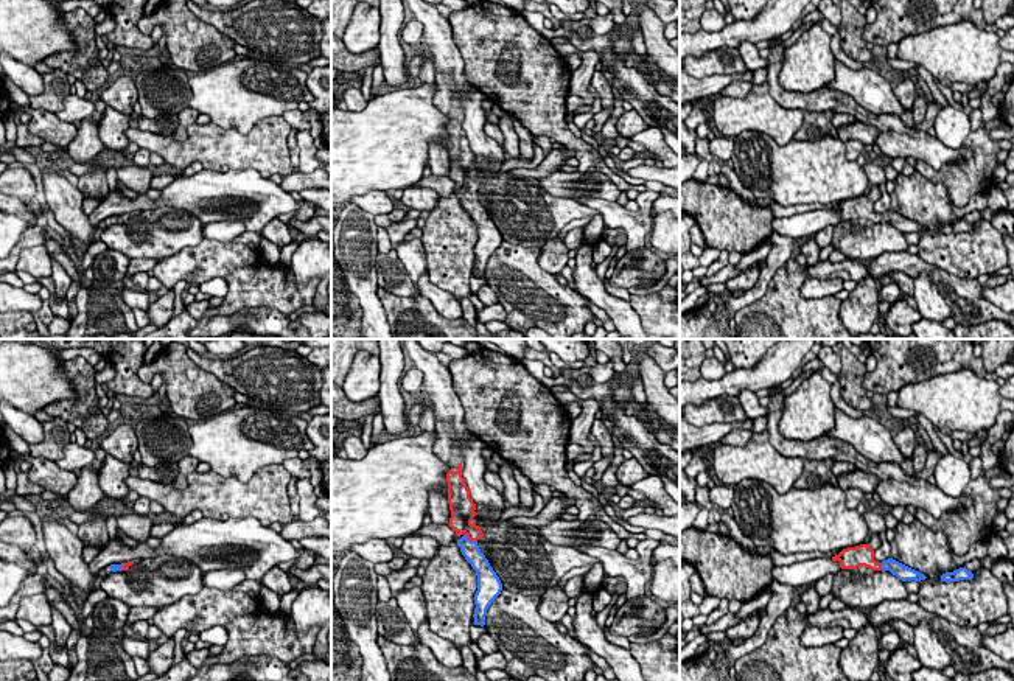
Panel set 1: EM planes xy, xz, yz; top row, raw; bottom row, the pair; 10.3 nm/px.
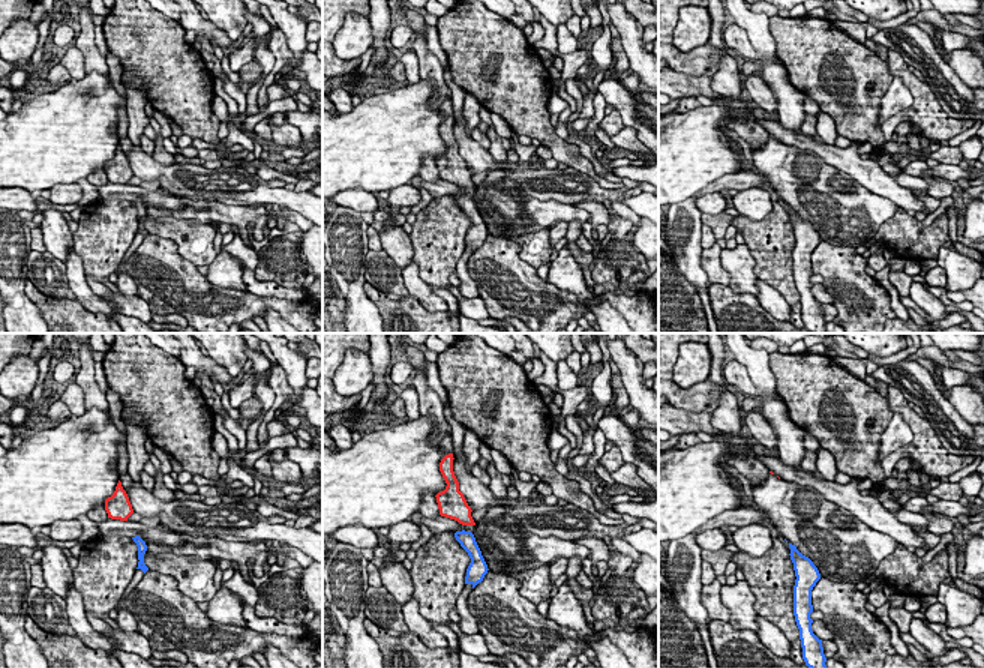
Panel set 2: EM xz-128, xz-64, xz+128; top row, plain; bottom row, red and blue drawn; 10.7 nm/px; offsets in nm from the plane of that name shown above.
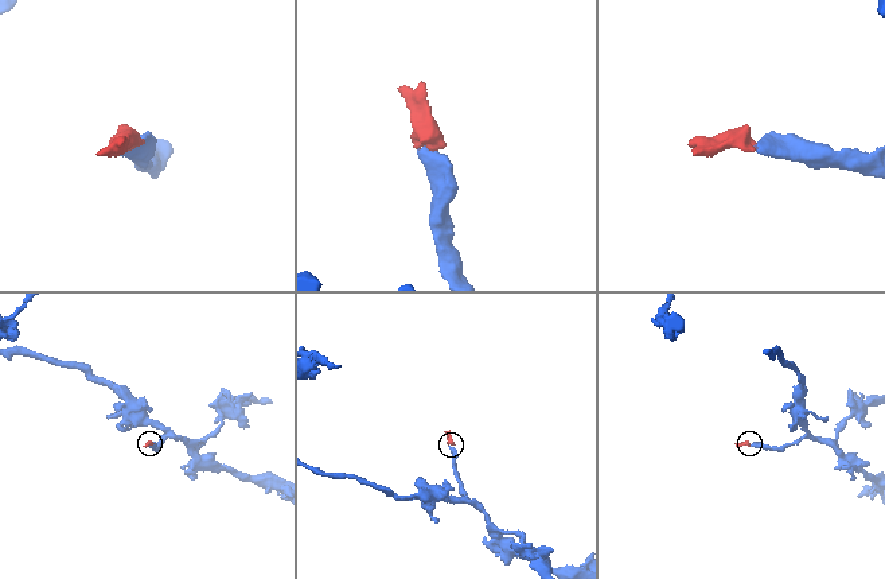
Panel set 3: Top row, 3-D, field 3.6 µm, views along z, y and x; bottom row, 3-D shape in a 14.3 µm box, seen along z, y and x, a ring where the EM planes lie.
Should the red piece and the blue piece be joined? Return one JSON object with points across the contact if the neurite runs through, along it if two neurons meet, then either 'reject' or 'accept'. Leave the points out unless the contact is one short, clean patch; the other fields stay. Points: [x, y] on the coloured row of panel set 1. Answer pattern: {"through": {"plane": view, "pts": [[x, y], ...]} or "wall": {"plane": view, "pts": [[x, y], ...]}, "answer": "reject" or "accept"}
{"through": {"plane": "xz", "pts": [[461, 518], [470, 530], [470, 538], [470, 549]]}, "answer": "accept"}

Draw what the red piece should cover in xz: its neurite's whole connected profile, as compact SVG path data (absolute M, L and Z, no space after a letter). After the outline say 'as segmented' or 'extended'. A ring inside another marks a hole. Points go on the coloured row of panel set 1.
M435 417L437 440L434 443L434 454L449 466L446 473L448 482L448 504L451 510L449 527L459 536L457 544L462 555L471 564L477 575L477 591L474 594L474 625L485 625L487 609L491 602L501 594L502 583L485 555L481 552L477 541L482 538L479 526L473 524L476 516L476 504L470 498L470 490L462 477L460 454L454 449L457 438L451 423L442 421Z; extended

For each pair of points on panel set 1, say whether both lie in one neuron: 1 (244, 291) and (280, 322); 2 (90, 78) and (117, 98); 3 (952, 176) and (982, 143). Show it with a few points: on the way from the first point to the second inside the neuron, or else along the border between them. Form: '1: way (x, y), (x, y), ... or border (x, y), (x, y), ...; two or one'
1: border (288, 314), (274, 308), (244, 308), (229, 316); two
2: border (104, 87), (100, 92); two
3: way (963, 174), (982, 154); one

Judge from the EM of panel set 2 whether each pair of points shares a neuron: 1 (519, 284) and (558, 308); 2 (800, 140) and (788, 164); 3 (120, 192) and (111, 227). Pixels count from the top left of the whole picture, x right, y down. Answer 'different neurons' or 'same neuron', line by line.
1: same neuron
2: different neurons
3: different neurons

